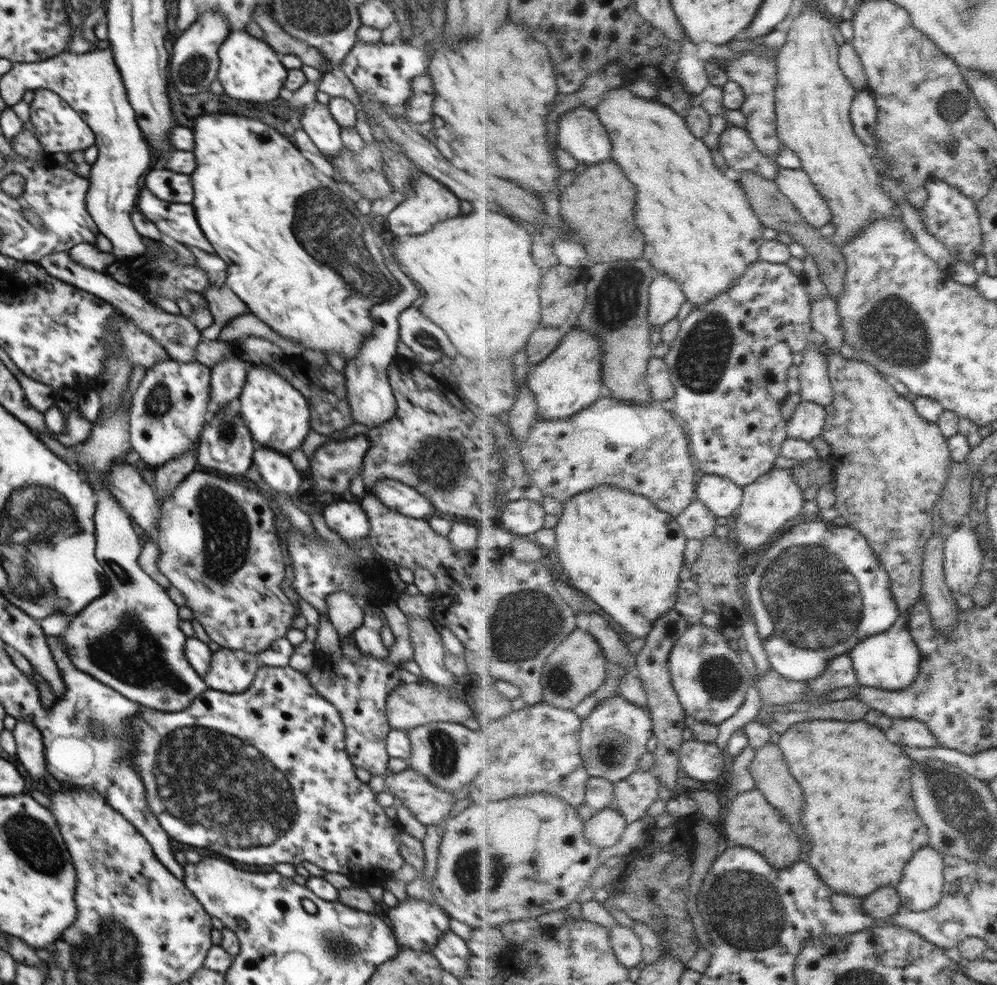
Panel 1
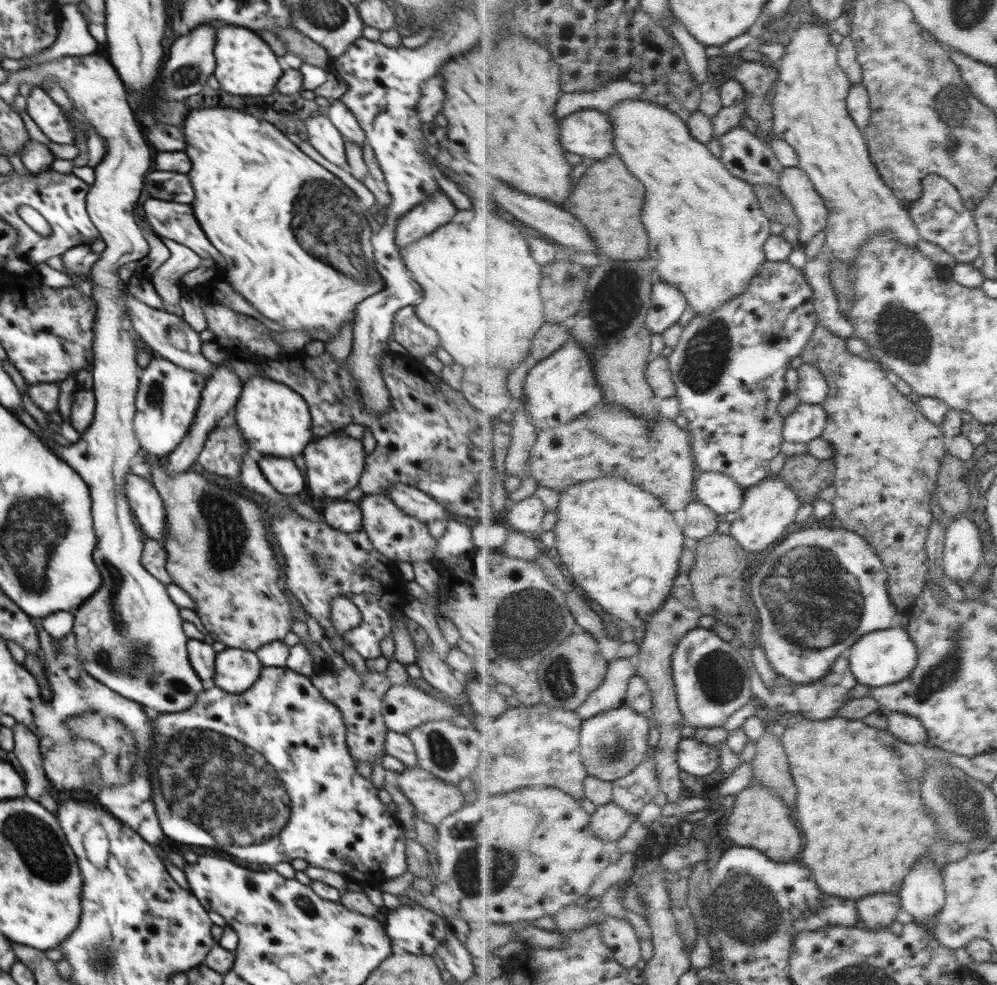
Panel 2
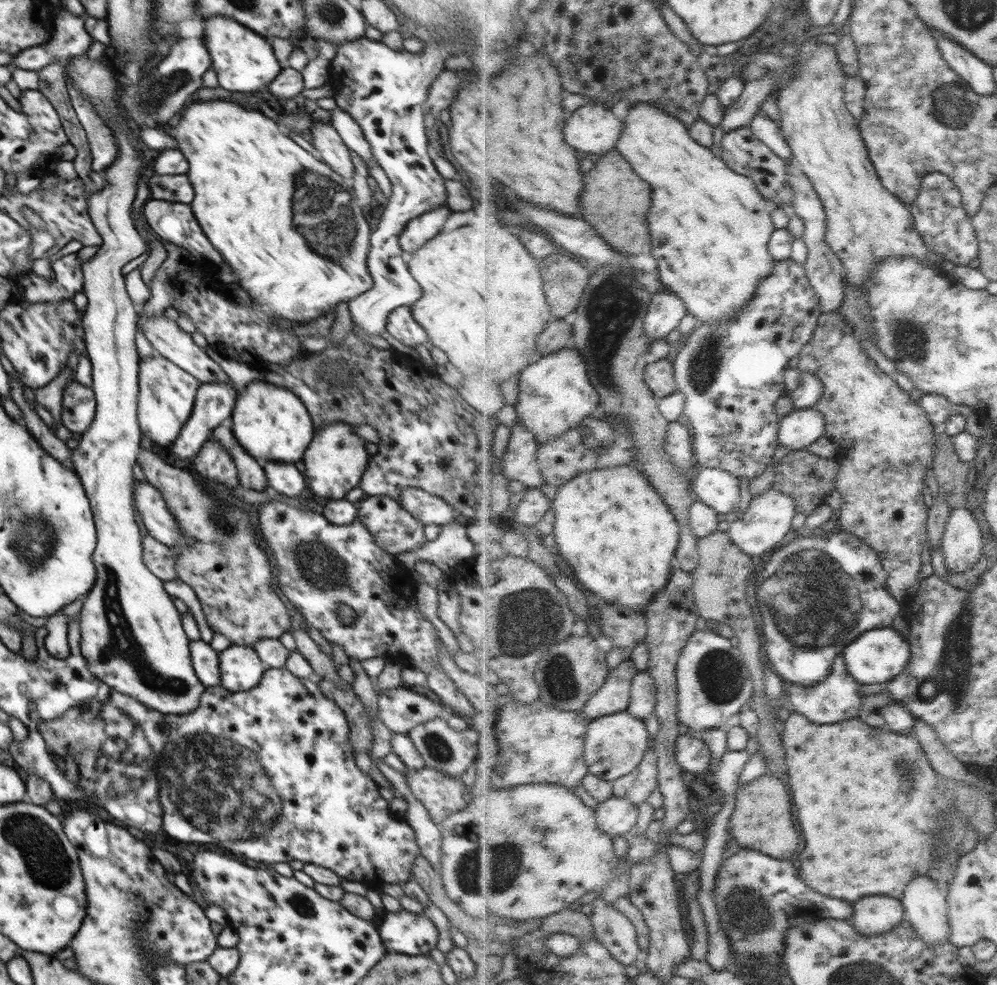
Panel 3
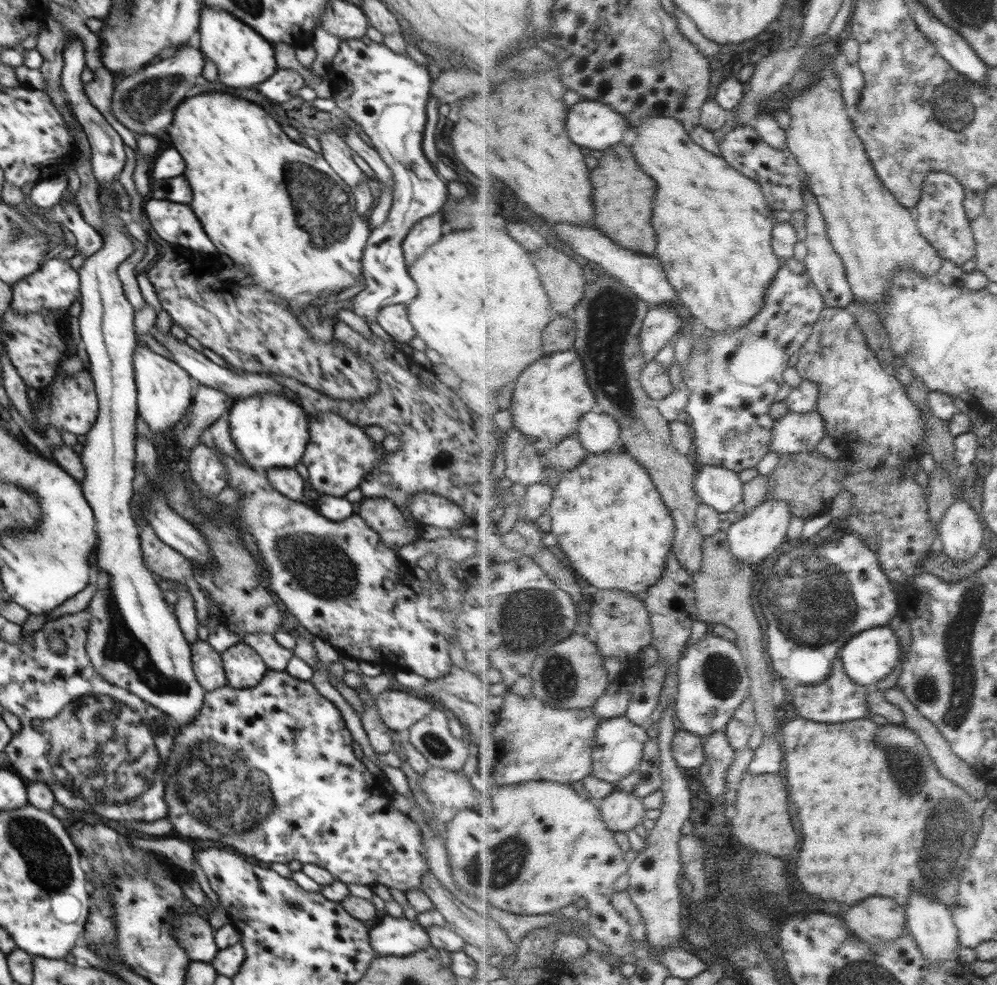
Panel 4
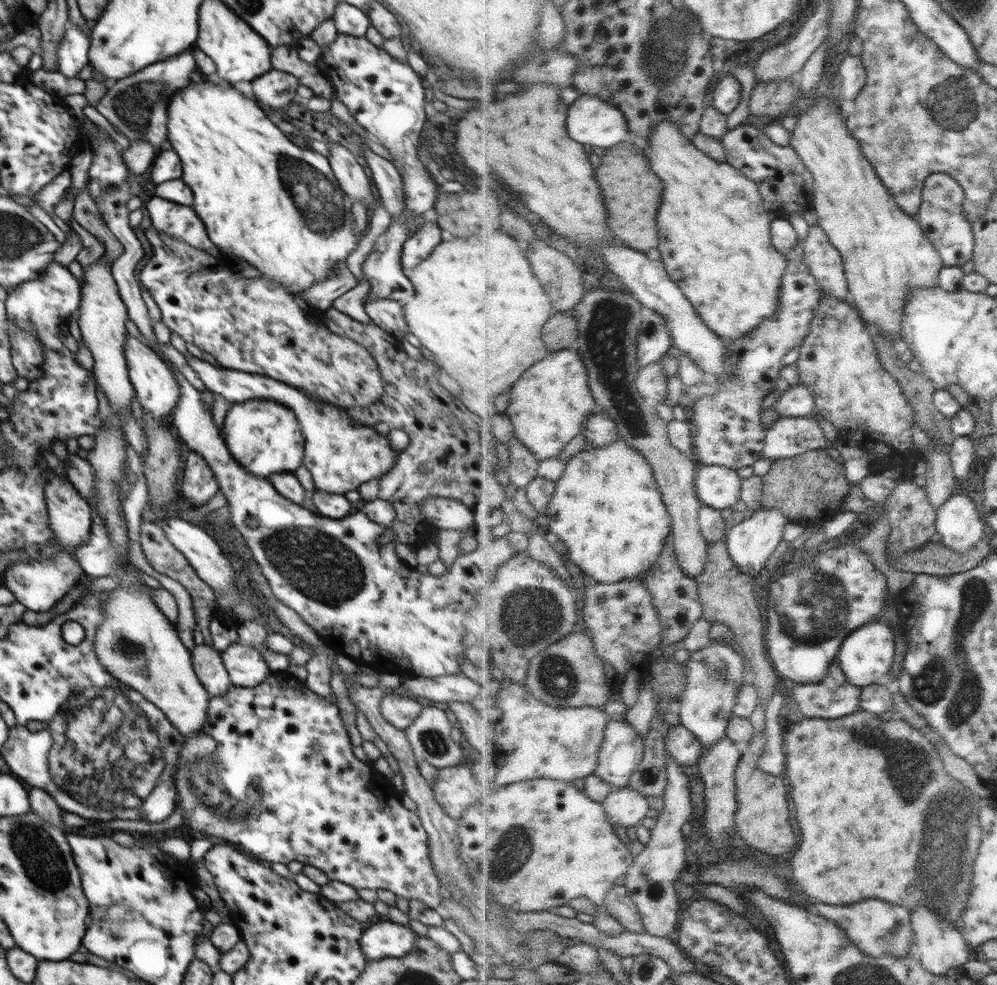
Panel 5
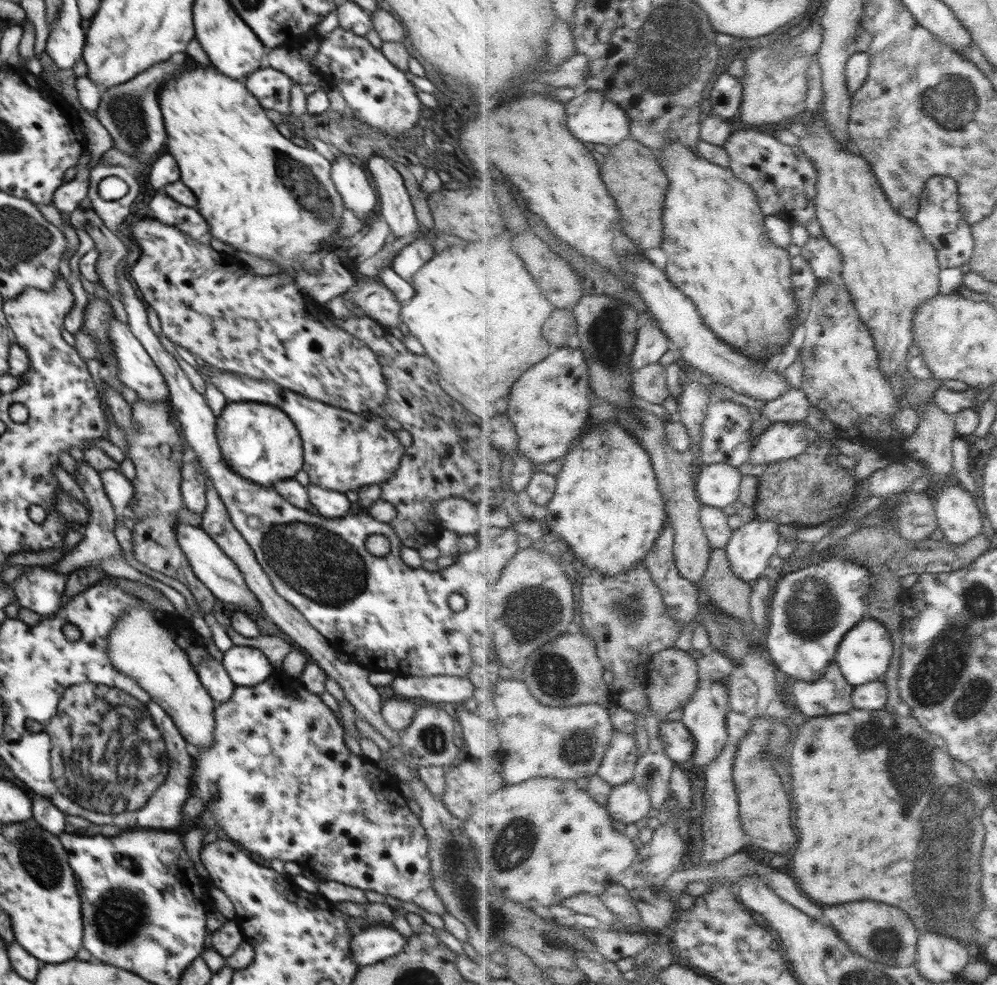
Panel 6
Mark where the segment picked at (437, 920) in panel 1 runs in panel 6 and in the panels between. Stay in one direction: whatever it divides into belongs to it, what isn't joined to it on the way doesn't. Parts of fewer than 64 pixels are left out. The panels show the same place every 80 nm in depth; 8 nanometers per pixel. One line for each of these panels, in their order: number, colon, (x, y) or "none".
2: (413, 929)
3: (402, 932)
4: (400, 936)
5: (386, 939)
6: (376, 943)

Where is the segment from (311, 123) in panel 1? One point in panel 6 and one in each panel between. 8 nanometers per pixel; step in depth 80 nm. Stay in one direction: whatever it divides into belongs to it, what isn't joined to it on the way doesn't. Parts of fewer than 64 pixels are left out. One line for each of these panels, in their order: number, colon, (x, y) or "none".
2: (322, 134)
3: (326, 140)
4: (335, 151)
5: (353, 180)
6: (350, 180)

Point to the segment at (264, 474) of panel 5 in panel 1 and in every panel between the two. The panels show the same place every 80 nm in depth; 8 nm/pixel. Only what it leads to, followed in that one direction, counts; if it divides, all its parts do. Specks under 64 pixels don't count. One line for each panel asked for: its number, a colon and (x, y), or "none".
1: (277, 415)
2: (273, 419)
3: (271, 423)
4: (269, 431)

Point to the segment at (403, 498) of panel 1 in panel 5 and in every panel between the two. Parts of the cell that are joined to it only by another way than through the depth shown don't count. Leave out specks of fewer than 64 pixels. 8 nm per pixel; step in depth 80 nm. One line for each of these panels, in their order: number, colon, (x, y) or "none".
2: (412, 501)
3: (428, 509)
4: (428, 509)
5: (443, 513)

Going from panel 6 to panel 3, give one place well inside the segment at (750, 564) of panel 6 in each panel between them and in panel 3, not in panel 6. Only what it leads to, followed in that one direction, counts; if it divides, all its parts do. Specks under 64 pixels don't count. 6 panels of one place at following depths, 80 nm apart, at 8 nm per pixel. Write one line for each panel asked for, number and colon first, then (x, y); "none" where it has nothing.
3: (770, 518)
4: (754, 536)
5: (752, 541)

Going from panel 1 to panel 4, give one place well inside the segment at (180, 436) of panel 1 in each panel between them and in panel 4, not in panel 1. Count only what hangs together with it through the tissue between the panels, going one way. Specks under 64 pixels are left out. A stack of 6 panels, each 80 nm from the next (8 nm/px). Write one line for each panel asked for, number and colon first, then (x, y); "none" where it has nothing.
2: (168, 398)
3: (167, 393)
4: (164, 392)

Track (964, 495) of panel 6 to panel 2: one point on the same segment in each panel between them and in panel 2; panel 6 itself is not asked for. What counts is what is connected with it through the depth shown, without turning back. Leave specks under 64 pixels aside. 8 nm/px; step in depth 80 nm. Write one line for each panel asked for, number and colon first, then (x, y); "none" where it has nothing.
2: (962, 551)
3: (961, 546)
4: (960, 531)
5: (959, 526)

